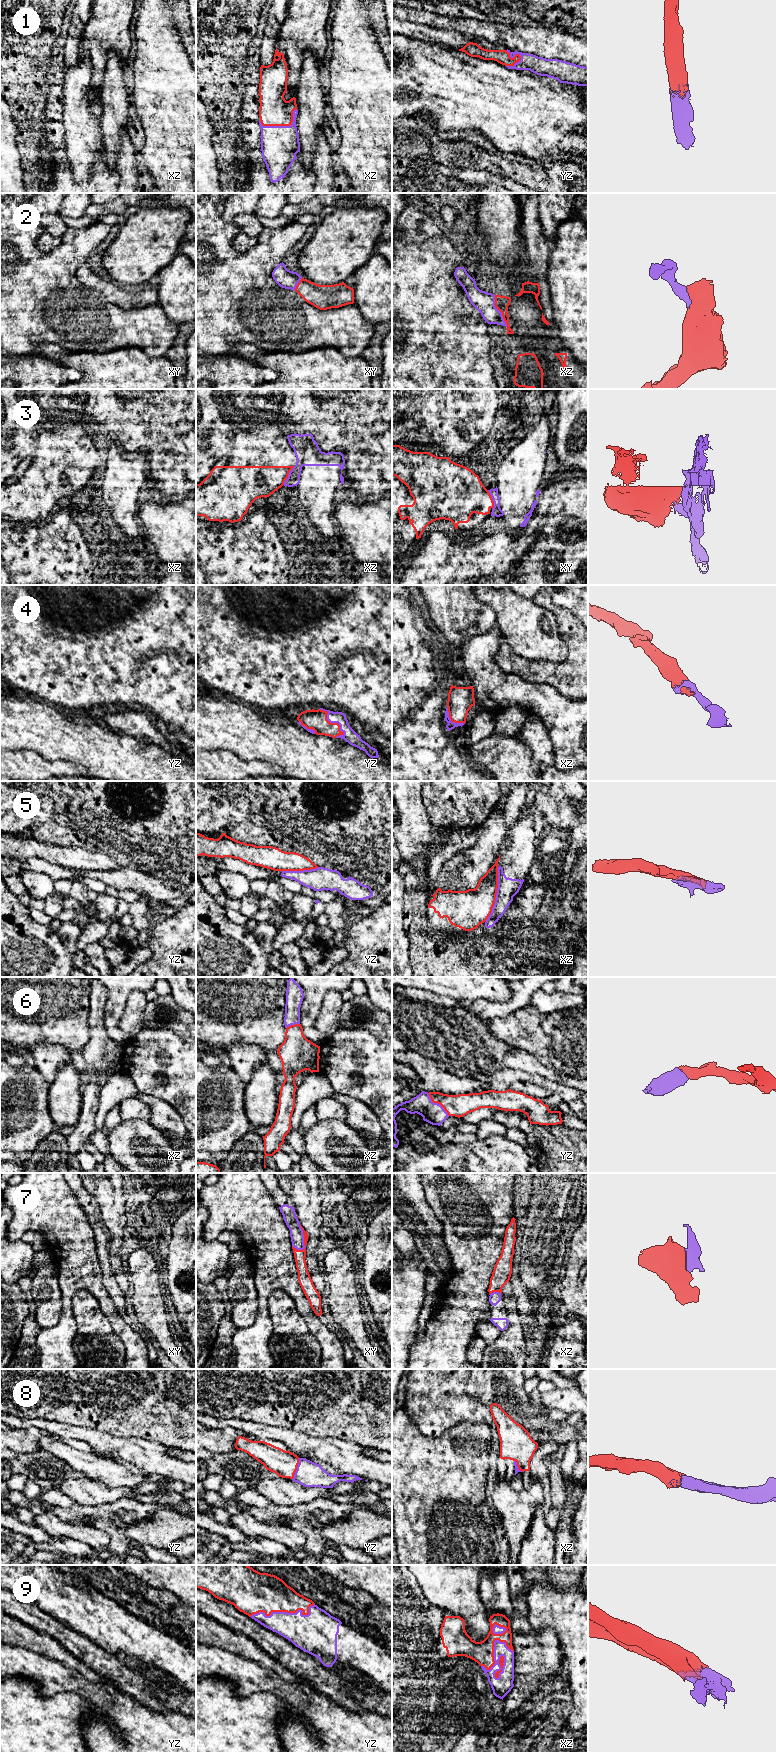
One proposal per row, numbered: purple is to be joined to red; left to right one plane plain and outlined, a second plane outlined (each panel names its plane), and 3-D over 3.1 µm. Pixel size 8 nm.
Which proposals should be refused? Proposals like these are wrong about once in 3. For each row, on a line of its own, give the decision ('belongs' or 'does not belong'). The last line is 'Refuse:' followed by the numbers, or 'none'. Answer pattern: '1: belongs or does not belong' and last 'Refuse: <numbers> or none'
1: belongs
2: belongs
3: does not belong
4: belongs
5: does not belong
6: belongs
7: belongs
8: belongs
9: belongs
Refuse: 3, 5

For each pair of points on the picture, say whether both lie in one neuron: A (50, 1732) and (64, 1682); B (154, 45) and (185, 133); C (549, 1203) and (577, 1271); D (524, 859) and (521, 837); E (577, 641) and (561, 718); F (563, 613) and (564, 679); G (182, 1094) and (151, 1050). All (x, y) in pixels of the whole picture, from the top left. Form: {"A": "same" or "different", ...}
{"A": "different", "B": "same", "C": "different", "D": "same", "E": "different", "F": "same", "G": "same"}

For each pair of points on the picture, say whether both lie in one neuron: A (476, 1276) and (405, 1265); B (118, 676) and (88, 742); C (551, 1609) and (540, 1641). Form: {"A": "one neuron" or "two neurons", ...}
{"A": "two neurons", "B": "two neurons", "C": "two neurons"}

